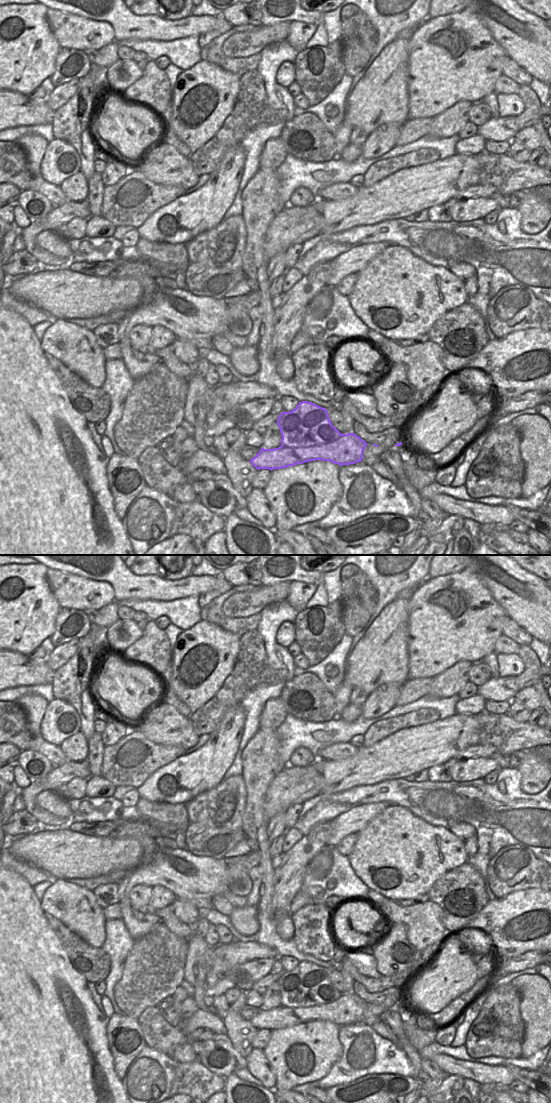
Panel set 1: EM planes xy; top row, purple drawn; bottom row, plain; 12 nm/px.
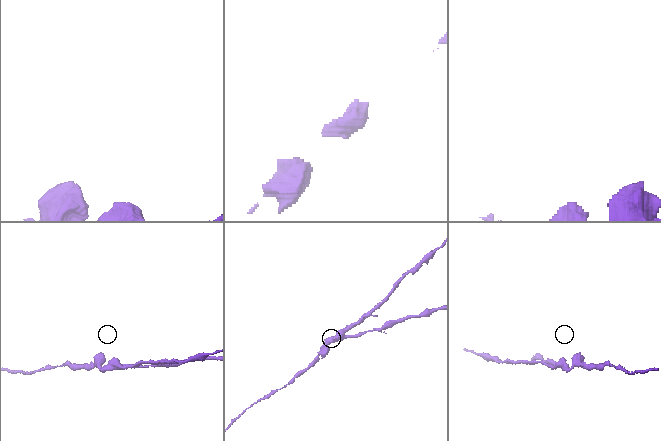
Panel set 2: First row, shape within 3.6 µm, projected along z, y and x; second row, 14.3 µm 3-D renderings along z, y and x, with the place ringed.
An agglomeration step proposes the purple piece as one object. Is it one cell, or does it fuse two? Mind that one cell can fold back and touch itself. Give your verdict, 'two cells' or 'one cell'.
two cells

